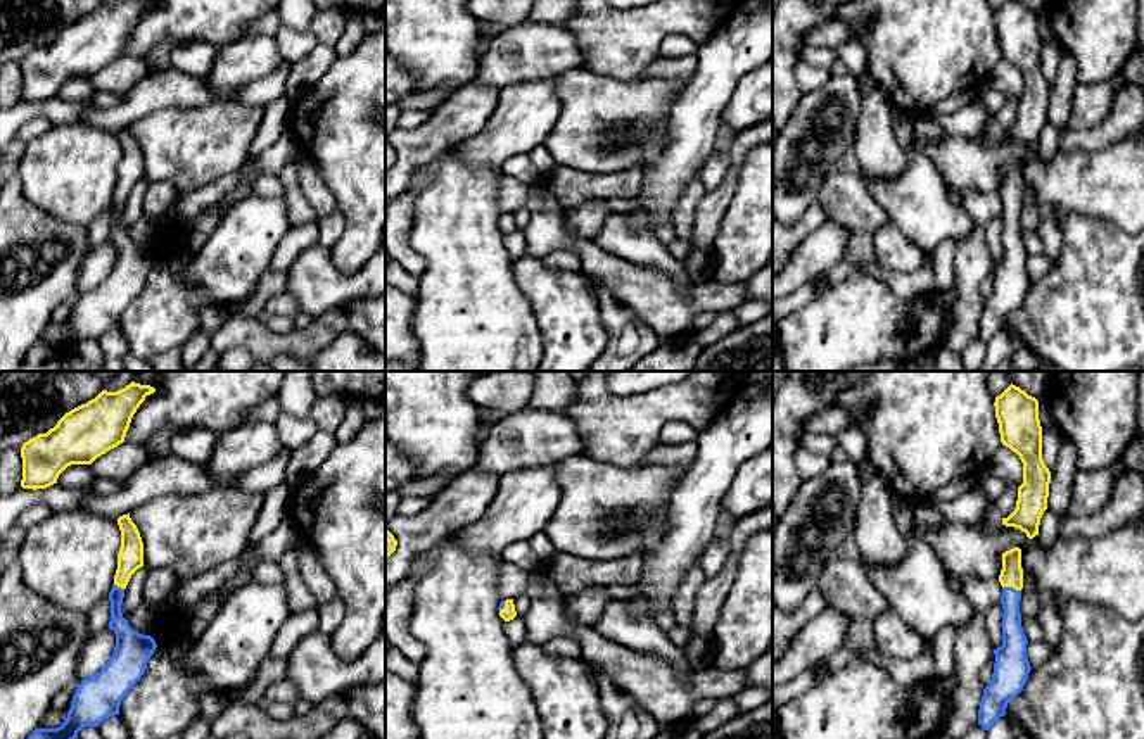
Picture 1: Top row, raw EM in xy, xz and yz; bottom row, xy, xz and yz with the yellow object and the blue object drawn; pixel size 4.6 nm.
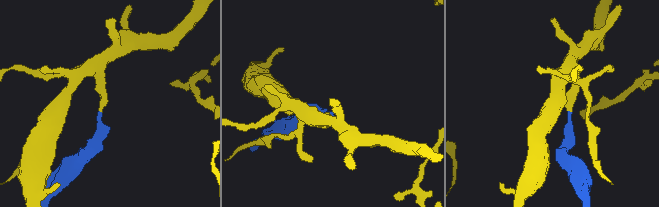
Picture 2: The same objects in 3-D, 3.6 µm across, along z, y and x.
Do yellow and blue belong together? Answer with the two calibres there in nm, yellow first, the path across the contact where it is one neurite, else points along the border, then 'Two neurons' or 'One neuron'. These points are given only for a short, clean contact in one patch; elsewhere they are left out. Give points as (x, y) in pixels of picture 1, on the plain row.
Thickness 110 nm (yellow) against 110 nm. Path across: yz (1011, 189), (1011, 199), (1013, 251). One neuron

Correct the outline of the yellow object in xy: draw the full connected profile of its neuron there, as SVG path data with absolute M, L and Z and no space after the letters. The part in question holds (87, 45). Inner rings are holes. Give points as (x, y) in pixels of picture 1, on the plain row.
M154 0L102 3L95 12L66 26L47 47L38 47L21 60L22 102L47 102L71 78L92 78L124 55L131 31L154 7Z

